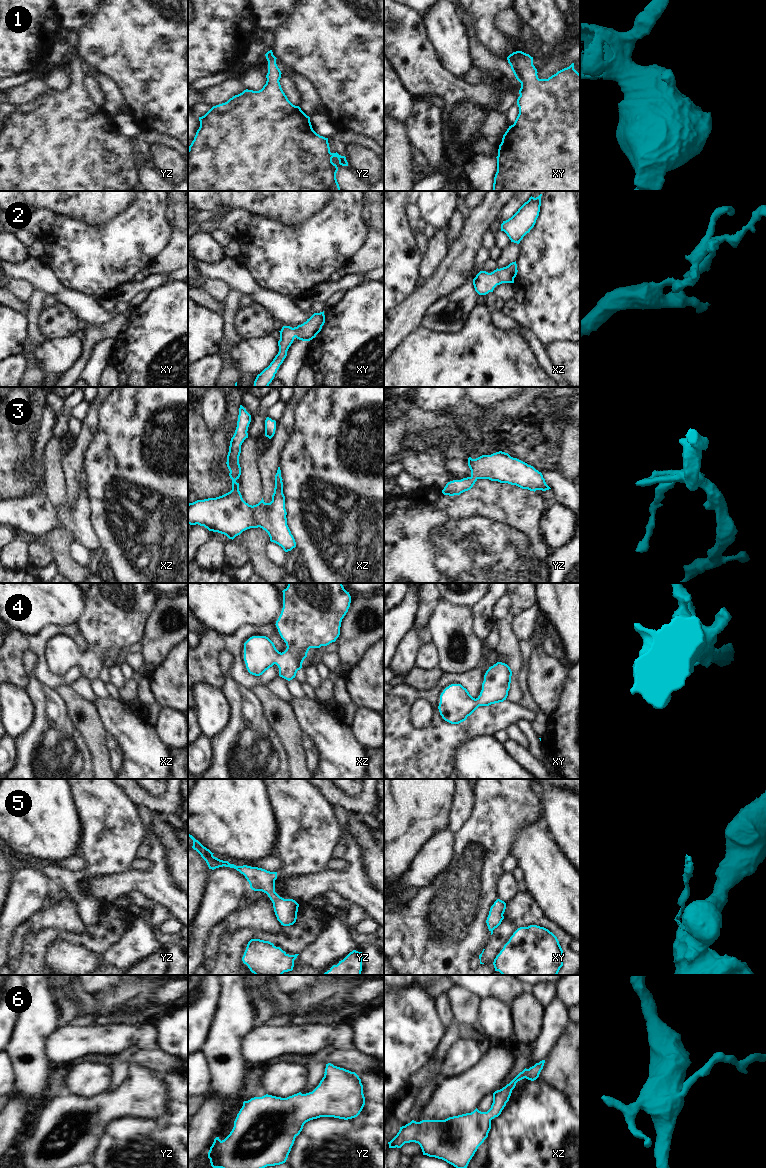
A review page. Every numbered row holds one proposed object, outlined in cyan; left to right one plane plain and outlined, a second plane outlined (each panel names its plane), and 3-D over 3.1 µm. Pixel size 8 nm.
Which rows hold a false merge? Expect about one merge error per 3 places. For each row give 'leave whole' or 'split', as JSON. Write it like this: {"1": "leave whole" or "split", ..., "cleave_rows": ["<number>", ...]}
{"1": "leave whole", "2": "leave whole", "3": "leave whole", "4": "leave whole", "5": "split", "6": "leave whole", "cleave_rows": ["5"]}

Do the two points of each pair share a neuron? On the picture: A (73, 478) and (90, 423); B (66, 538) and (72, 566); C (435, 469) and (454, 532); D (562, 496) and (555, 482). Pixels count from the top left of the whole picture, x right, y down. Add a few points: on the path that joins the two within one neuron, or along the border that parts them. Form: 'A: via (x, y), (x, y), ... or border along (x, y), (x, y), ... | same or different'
A: via (73, 464), (73, 460), (84, 437) | same
B: via (63, 545), (63, 557), (65, 559) | same
C: border along (430, 489), (441, 491) | different
D: via (562, 493), (562, 489), (558, 485) | same

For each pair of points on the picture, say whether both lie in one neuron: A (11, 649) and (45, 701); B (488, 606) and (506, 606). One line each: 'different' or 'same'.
A: different
B: different

